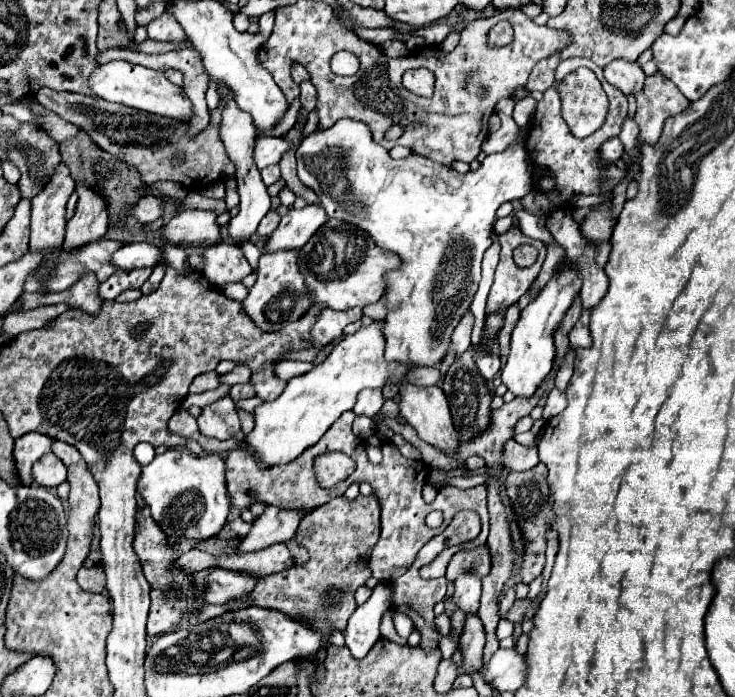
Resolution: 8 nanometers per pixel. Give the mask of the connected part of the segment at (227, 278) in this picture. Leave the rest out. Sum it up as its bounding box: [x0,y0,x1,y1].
[202,243,252,287]

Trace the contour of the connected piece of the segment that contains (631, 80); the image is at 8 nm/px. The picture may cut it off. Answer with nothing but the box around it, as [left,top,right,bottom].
[604,61,644,95]

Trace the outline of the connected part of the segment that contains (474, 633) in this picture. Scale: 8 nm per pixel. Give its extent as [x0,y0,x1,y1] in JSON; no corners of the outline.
[458,617,486,673]

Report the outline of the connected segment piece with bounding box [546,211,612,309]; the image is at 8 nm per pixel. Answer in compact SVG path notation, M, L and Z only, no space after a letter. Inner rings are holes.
M554 211L552 215L548 215L548 221L546 221L546 227L548 231L552 233L552 237L566 249L566 258L569 263L576 265L578 271L582 273L584 277L584 283L582 283L582 289L580 289L580 297L582 297L582 307L584 309L592 309L606 293L608 289L608 277L604 273L604 267L608 263L608 257L610 257L610 241L598 241L598 243L592 243L592 241L586 241L586 237L580 235L580 229L576 225L576 221L572 219L572 213L570 211Z

